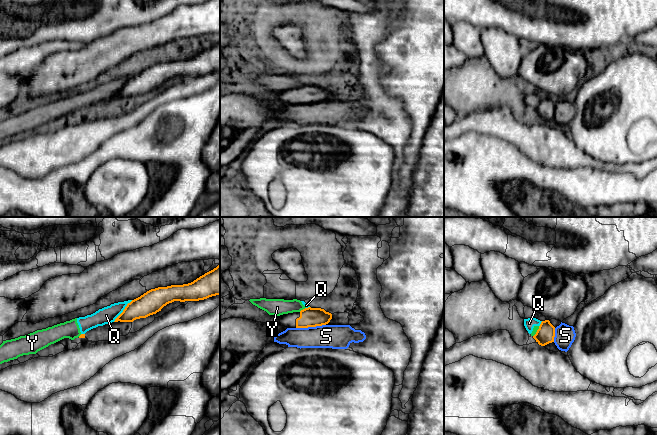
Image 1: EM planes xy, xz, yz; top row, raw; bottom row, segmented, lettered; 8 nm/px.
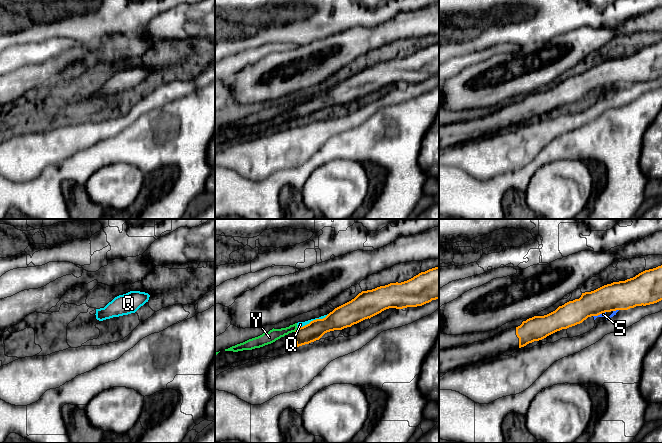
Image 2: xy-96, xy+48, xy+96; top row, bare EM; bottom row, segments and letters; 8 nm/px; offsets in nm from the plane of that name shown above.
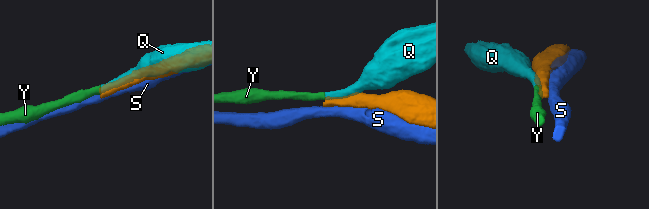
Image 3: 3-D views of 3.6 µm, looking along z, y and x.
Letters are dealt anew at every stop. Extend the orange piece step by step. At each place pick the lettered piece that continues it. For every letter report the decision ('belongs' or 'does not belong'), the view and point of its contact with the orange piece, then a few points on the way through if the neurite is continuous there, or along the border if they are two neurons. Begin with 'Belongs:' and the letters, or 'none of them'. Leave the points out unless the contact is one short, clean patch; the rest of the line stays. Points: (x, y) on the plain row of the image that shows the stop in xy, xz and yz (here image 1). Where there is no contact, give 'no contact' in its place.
Belongs: none of them
Q: does not belong; contact xy (123, 86)
S: does not belong; contact xz (310, 102)
Y: does not belong; contact xz (303, 85); border xz (305, 83), (299, 87)

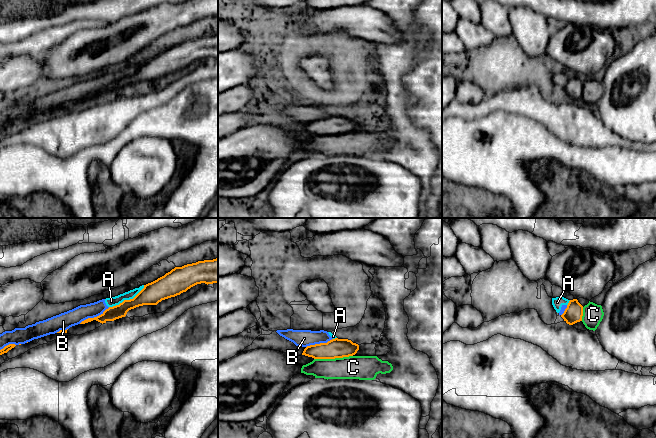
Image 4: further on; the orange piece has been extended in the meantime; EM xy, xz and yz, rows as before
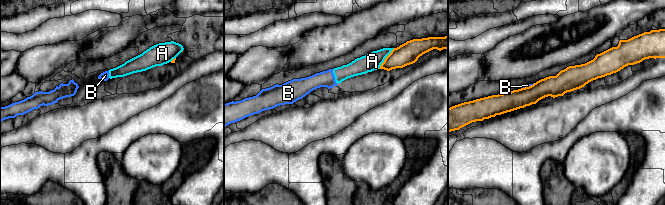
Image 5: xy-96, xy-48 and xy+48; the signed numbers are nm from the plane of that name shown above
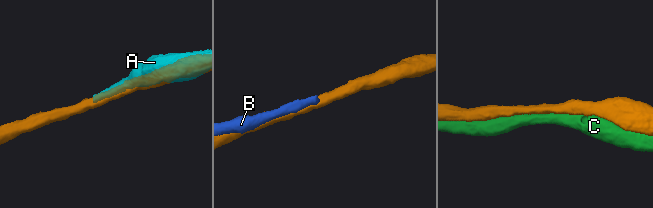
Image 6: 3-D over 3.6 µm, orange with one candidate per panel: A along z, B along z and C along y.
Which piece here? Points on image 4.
Belongs: none of them
A: does not belong; contact xy (127, 76)
B: does not belong; contact xy (94, 93)
C: does not belong; contact xz (333, 134)

